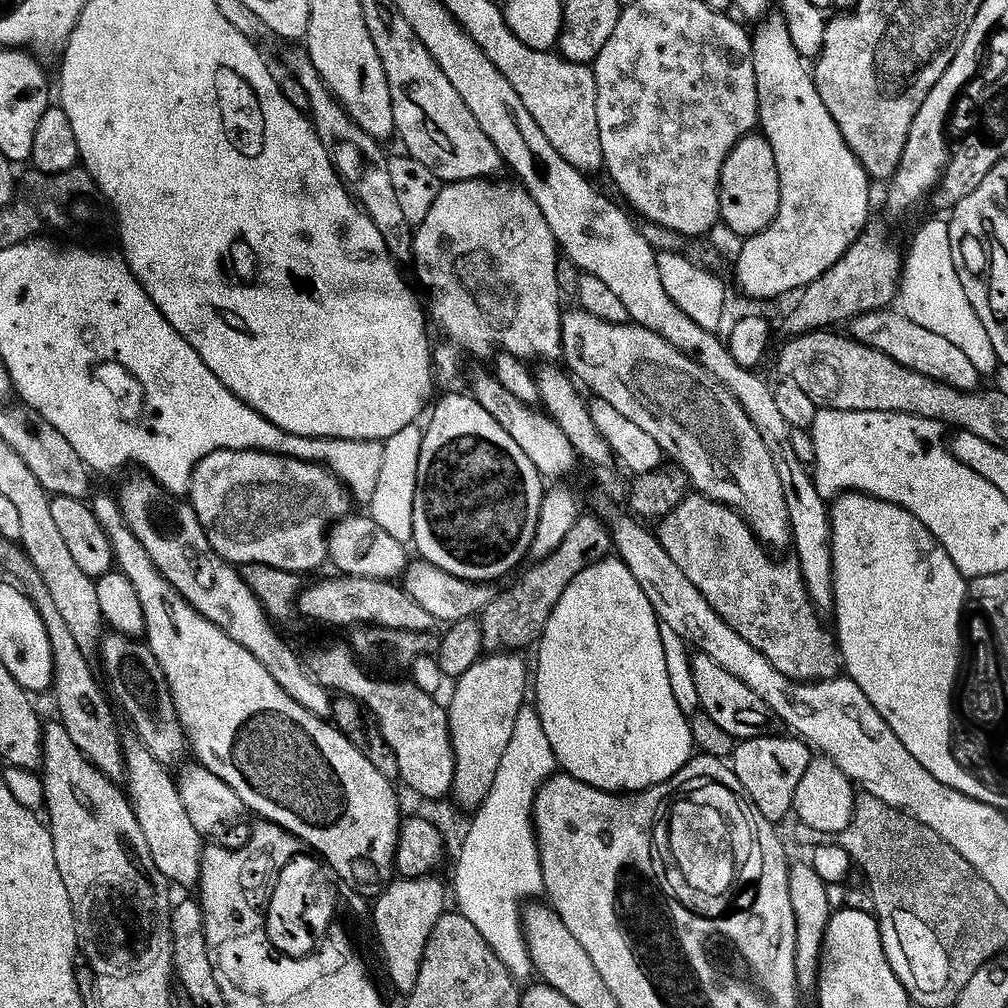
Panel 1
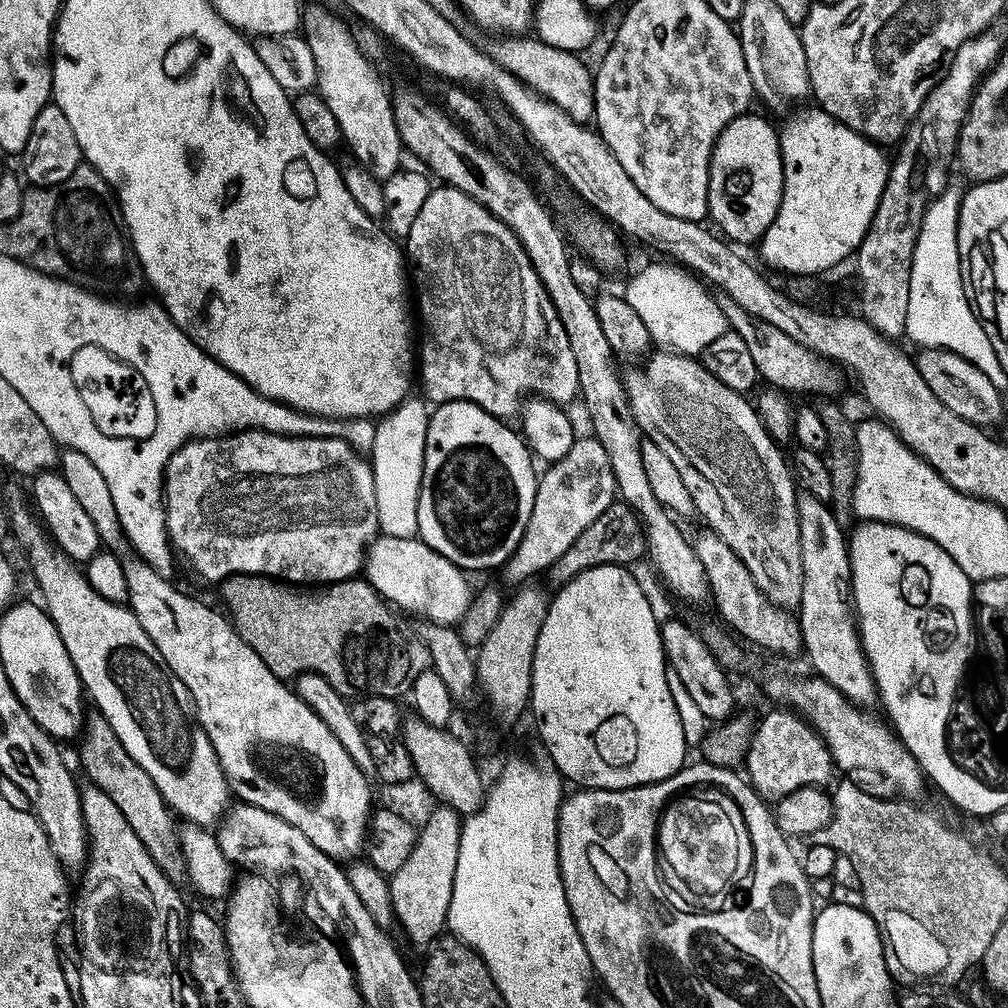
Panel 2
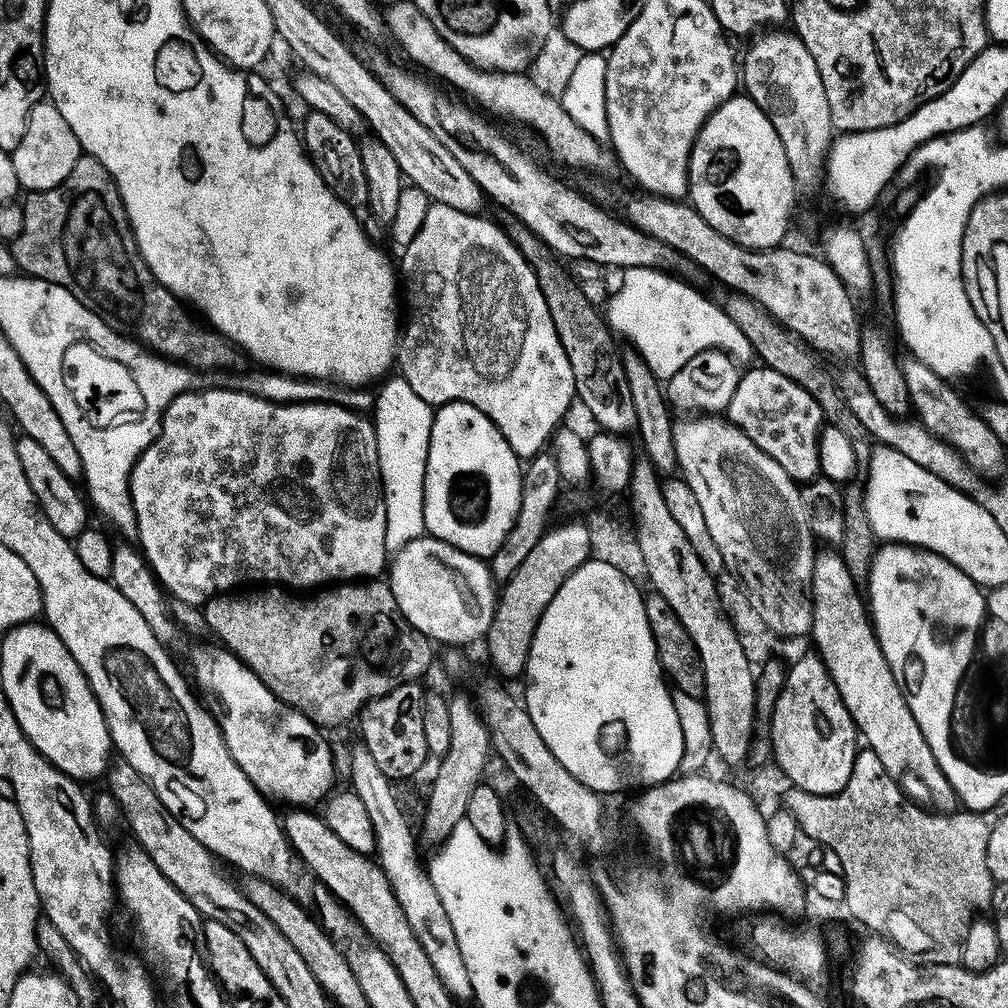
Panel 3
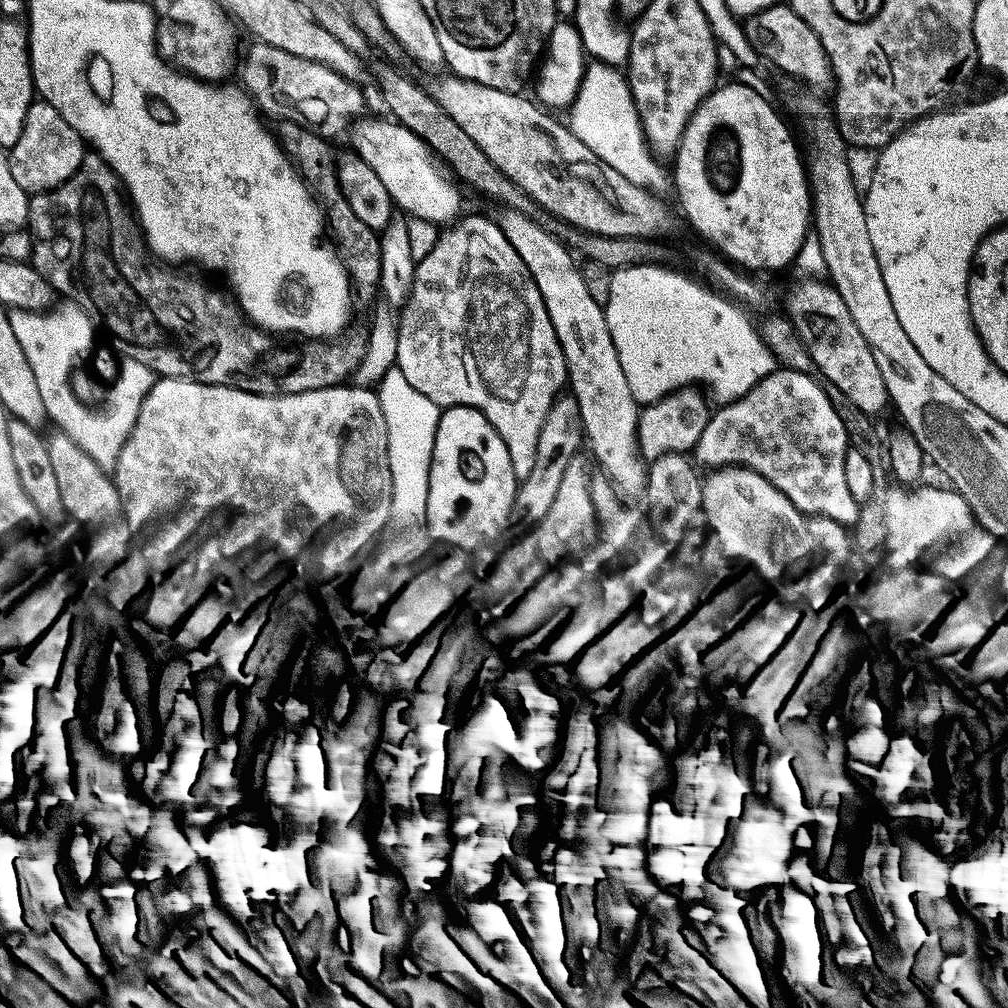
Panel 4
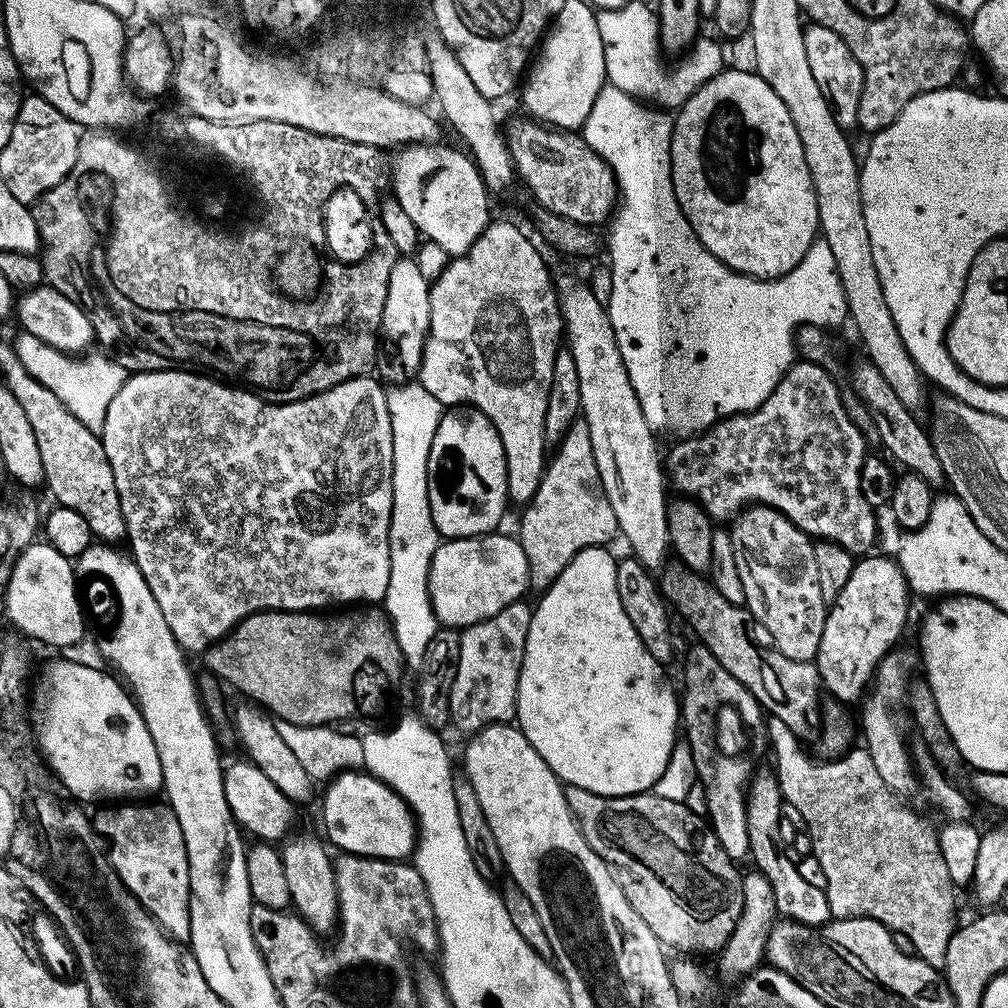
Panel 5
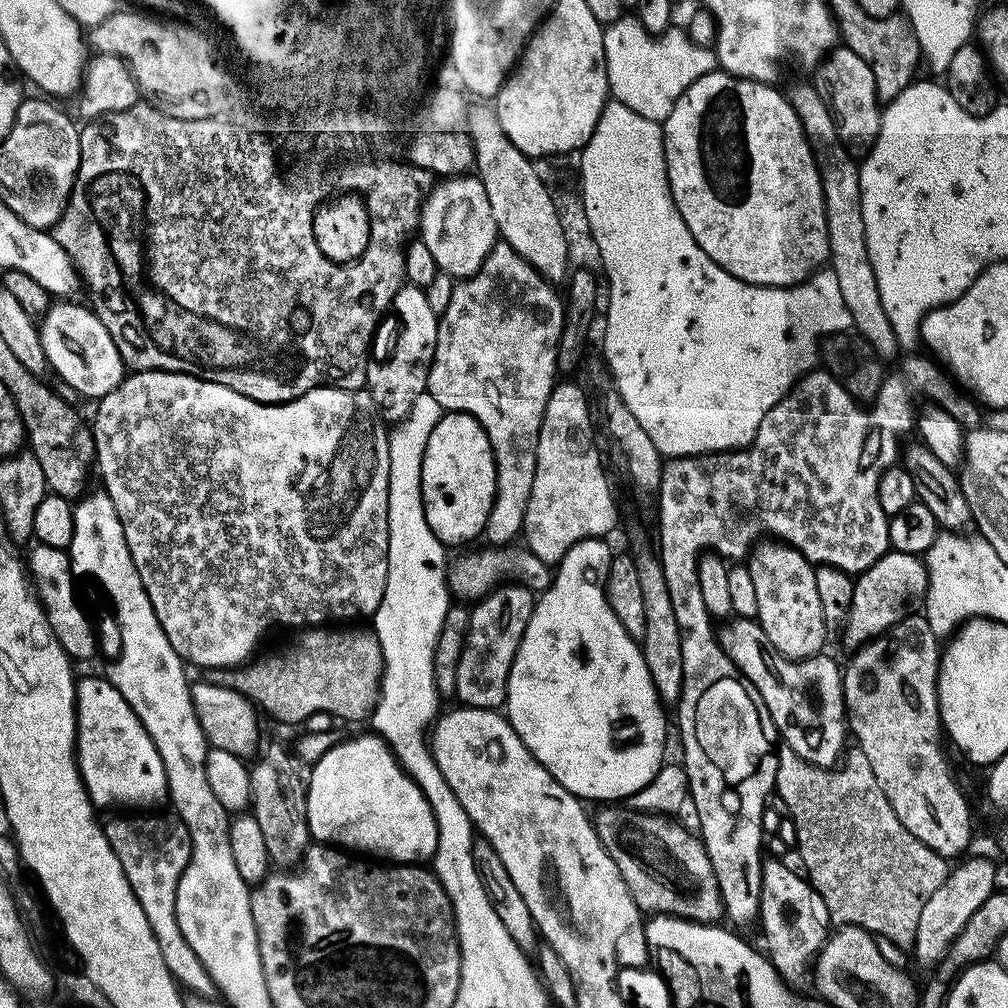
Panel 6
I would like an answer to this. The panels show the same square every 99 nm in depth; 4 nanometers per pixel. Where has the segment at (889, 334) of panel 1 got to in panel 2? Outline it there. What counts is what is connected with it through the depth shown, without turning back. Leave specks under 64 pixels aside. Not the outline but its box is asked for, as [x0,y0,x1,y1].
[914,348,1004,430]

